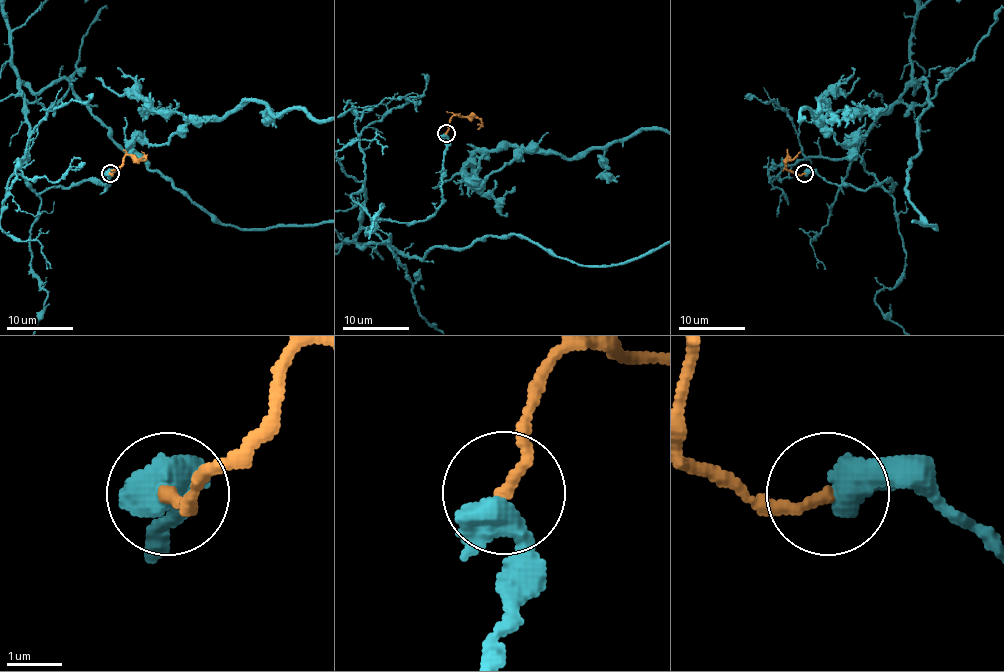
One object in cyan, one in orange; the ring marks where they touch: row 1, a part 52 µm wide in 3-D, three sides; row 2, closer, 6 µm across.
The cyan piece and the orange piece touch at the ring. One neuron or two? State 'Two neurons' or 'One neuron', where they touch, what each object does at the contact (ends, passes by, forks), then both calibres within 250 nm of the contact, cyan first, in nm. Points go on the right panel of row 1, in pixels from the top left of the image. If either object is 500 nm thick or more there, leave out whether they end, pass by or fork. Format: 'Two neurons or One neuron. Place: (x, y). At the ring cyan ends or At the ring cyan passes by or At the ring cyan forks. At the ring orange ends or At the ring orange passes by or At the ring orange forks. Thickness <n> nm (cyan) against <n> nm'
One neuron. Place: (804, 173). Thickness 500 nm (cyan) against 200 nm

